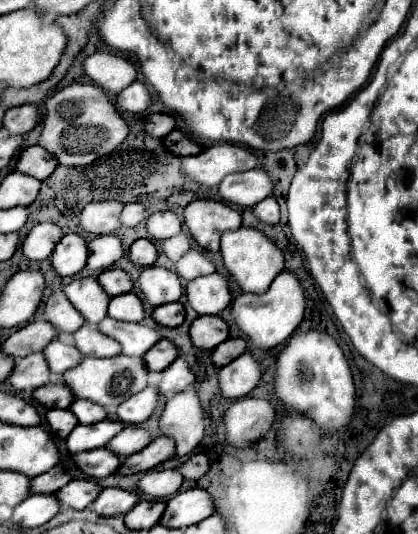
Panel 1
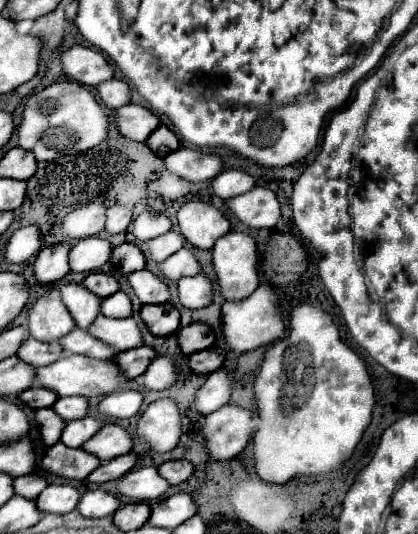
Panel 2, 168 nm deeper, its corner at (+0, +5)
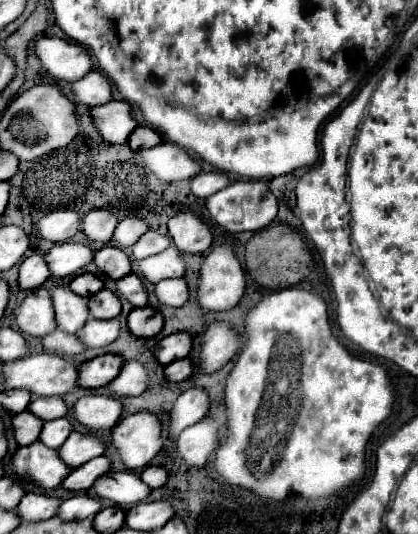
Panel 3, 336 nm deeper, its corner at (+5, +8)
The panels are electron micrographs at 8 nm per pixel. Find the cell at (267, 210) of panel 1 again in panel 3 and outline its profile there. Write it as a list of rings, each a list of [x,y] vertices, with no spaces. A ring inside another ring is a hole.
[[[235,181],[225,189],[209,195],[205,199],[205,207],[211,213],[211,219],[229,233],[263,229],[277,215],[277,199],[263,181]]]

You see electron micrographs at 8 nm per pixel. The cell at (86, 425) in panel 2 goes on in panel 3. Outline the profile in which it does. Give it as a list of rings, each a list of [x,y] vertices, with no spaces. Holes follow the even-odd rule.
[[[65,417],[55,419],[55,421],[45,421],[39,441],[51,449],[59,449],[71,431],[73,431],[73,427]]]

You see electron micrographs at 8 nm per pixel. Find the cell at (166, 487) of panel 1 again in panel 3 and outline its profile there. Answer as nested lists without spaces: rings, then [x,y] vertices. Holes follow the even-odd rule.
[[[117,471],[99,477],[93,483],[91,493],[95,493],[99,499],[109,499],[119,507],[129,507],[143,501],[151,493],[151,489],[143,485],[137,473]]]

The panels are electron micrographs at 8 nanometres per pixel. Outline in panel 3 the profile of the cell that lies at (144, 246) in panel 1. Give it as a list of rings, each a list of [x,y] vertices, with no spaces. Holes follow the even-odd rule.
[[[103,247],[101,251],[95,253],[95,265],[111,279],[121,279],[131,271],[131,261],[125,251],[117,247]]]

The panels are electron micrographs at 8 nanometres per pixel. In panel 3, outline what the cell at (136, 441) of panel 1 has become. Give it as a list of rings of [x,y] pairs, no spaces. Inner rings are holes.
[[[71,433],[67,441],[59,447],[59,457],[69,465],[71,469],[79,467],[81,463],[87,463],[93,457],[99,457],[105,453],[103,441],[99,441],[93,435],[83,435],[83,433]]]

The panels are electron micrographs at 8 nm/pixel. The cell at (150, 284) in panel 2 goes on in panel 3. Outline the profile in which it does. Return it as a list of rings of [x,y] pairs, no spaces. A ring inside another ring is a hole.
[[[129,273],[123,279],[117,281],[117,291],[133,305],[133,307],[145,307],[147,305],[147,291],[143,287],[143,281]]]

